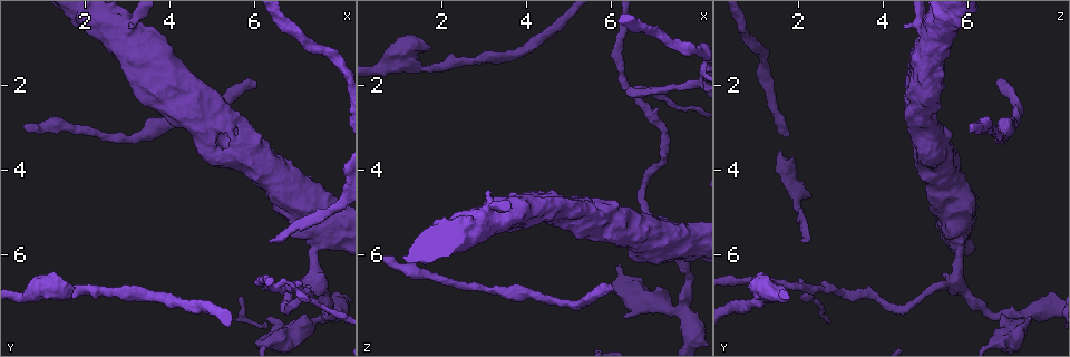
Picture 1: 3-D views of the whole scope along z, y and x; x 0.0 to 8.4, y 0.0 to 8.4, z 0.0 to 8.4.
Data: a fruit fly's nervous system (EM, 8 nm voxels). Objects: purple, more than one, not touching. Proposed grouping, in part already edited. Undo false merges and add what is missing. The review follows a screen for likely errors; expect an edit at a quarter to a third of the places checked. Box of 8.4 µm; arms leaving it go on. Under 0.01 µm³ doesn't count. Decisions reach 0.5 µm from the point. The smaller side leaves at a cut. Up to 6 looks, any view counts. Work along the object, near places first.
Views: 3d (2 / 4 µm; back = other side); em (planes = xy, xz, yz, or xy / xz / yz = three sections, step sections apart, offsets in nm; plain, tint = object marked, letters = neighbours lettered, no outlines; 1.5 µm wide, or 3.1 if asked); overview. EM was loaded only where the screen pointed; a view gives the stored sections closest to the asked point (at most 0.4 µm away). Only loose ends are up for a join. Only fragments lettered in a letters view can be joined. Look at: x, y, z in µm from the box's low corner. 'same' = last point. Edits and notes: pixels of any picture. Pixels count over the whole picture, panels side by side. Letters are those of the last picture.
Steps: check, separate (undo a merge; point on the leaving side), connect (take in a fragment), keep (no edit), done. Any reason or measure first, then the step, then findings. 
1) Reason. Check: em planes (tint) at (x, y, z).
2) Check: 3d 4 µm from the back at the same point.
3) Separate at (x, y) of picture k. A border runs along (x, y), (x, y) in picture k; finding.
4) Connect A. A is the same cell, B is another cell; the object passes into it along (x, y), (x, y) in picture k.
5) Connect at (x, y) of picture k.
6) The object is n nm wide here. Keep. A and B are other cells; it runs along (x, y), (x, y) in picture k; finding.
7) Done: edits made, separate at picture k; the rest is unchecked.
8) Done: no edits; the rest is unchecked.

An open end. Check: 3d 4 µm from the back at (6.00, 1.95, 6.70).

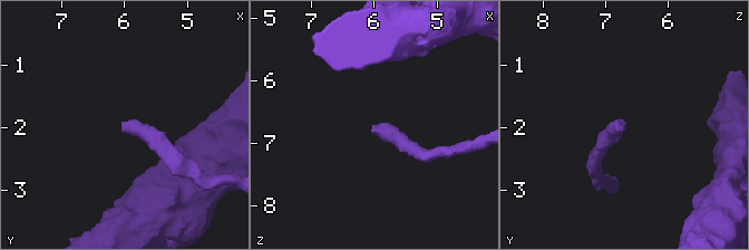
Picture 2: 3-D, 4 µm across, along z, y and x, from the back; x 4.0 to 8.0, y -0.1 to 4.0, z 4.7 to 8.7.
Check: em yz step 8 (tint) at (6.00, 2.00, 6.65).

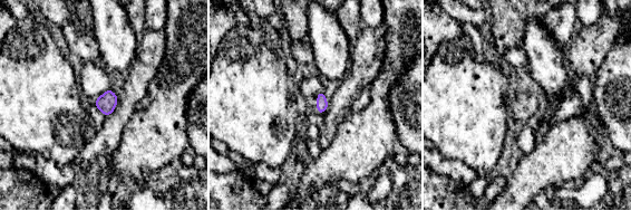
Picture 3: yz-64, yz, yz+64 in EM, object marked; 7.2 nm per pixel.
Another direction. Check: em xy step 4 (letters) at the same point.

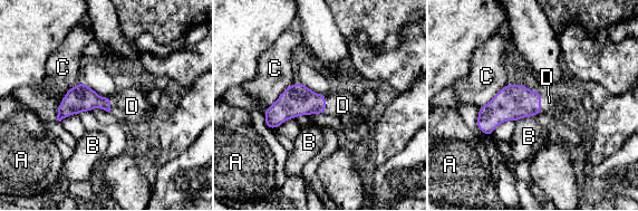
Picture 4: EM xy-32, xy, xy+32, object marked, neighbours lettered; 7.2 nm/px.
The object is 150 nm wide here. Connect D. D is the same cell, A, B and C are other cells; the object passes into it along (513, 102), (540, 103), (549, 102) in picture 4; it goes on there.

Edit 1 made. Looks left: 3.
Free end. Check: em planes (letters) at (6.35, 5.65, 2.20).

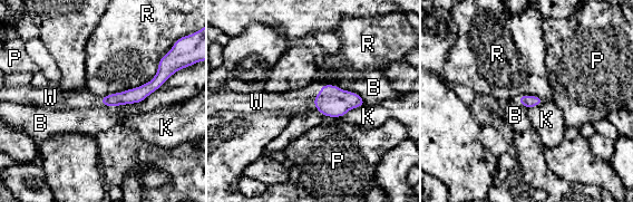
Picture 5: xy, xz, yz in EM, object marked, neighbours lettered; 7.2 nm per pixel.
Connect W. W is the same cell, B, K, P and R are other cells; the object passes into it along (332, 102), (315, 96), (289, 102) in picture 5; the neuron continues.

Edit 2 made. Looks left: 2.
Done: edits made, connect at picture 4, connect at picture 5; the rest is unchecked.

